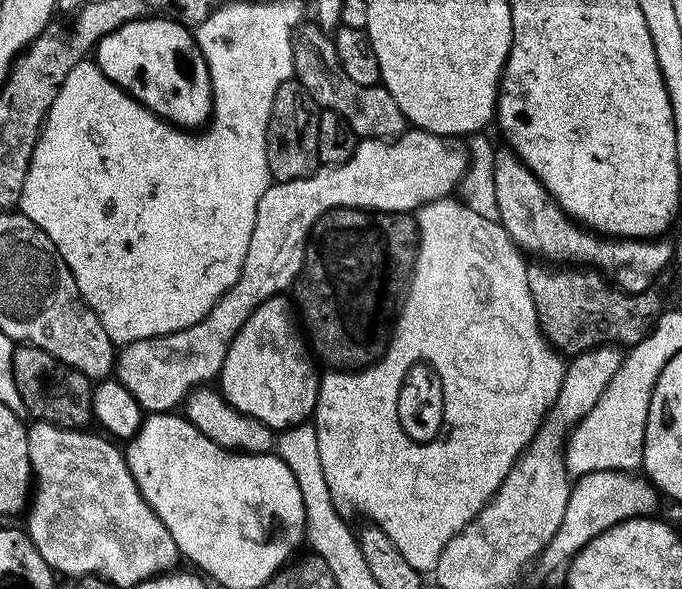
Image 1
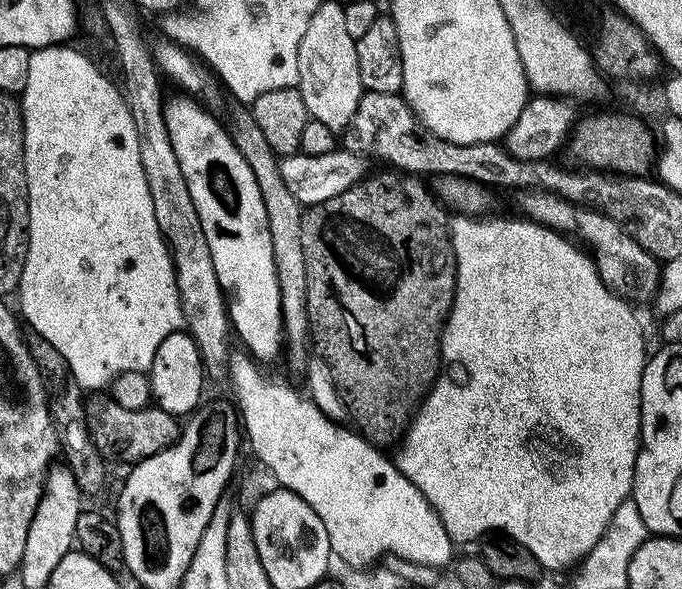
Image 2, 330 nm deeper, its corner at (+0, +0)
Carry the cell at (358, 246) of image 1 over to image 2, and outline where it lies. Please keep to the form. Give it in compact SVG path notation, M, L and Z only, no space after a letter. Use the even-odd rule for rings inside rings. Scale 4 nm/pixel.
M384 170L377 176L365 175L350 190L338 194L334 198L326 198L326 202L305 207L302 212L302 255L306 258L306 302L308 303L308 330L311 343L318 351L319 359L330 370L332 384L344 403L347 415L352 416L361 436L377 446L395 445L407 432L412 423L414 413L421 401L427 396L432 384L442 367L441 333L452 307L453 293L456 290L456 261L452 255L450 239L450 216L441 206L431 191L428 192L419 184L421 181L412 174L401 174L396 170Z

